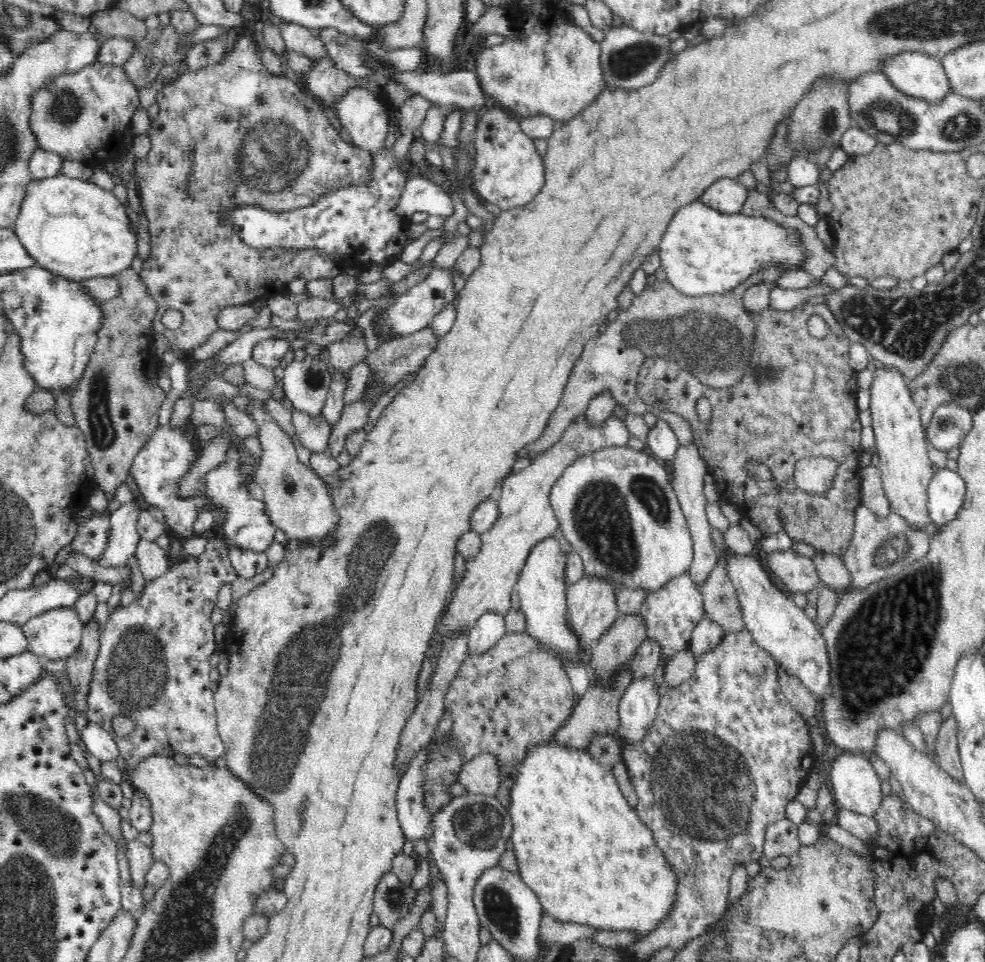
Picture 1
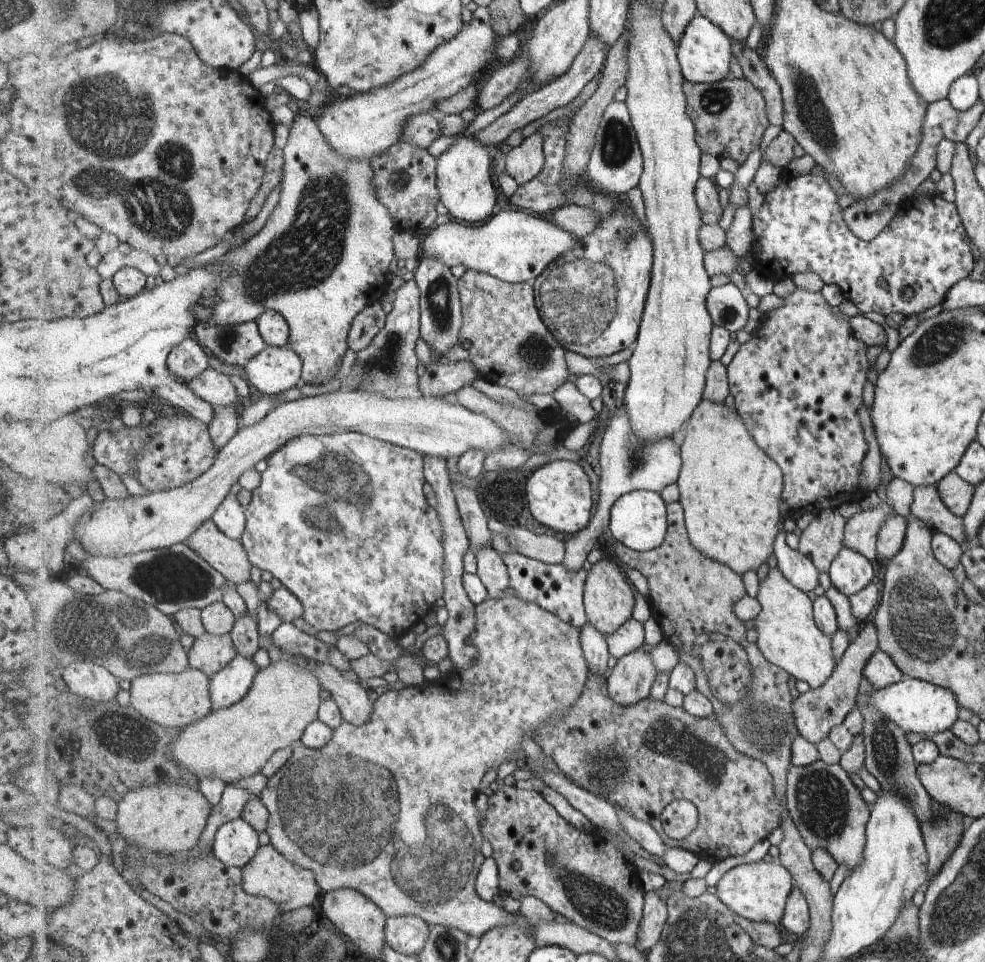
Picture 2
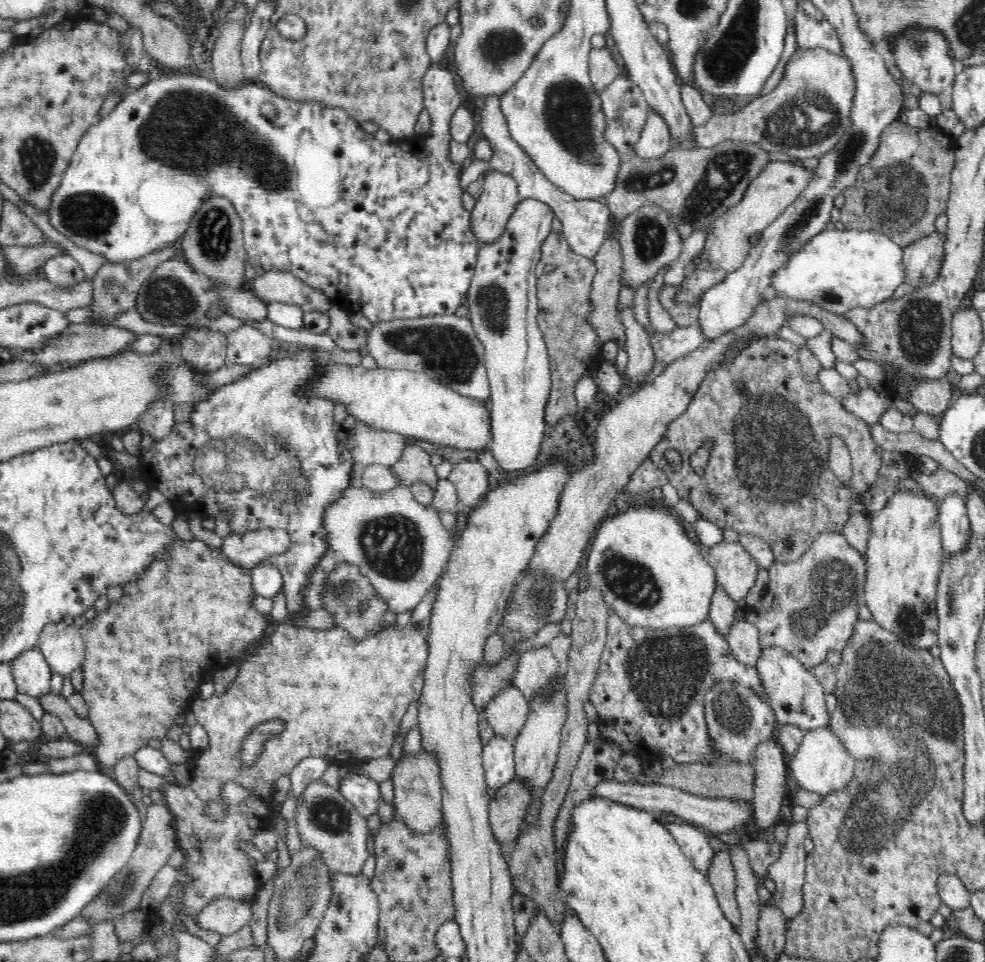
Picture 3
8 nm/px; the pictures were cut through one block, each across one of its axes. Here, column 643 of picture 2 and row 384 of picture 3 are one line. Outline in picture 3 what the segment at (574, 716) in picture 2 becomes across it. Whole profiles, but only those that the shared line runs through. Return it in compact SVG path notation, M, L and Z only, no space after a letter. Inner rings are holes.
M760 338L750 343L746 348L738 351L737 355L730 361L724 362L724 364L712 369L700 383L699 389L695 392L694 398L688 405L686 412L670 423L664 434L666 442L668 442L668 448L676 448L682 454L682 466L680 469L673 470L670 466L666 466L663 470L667 477L667 483L671 484L678 491L680 499L686 498L686 500L690 501L703 518L715 520L722 526L731 527L738 534L750 533L752 536L758 536L770 546L774 560L780 560L782 563L798 560L808 550L808 546L812 545L814 538L819 536L820 533L824 531L842 533L847 522L846 520L850 517L848 509L855 504L854 496L868 489L880 471L880 454L882 449L872 439L872 435L868 431L868 425L866 425L867 422L850 413L846 413L846 410L842 407L842 403L840 403L840 399L827 395L822 391L820 383L817 382L817 372L820 372L822 368L823 366L820 362L814 358L814 354L808 351L800 342L790 342L786 339L771 340ZM832 438L842 439L842 442L848 447L851 461L853 462L853 478L850 489L843 488L842 483L838 481L838 478L833 474L832 469L830 469L829 448ZM704 442L712 442L713 448L710 449L709 462L705 466L705 472L703 476L700 476L692 469L690 457ZM708 489L720 496L720 500L716 503L710 502L706 492ZM786 538L792 542L790 548L783 546Z

